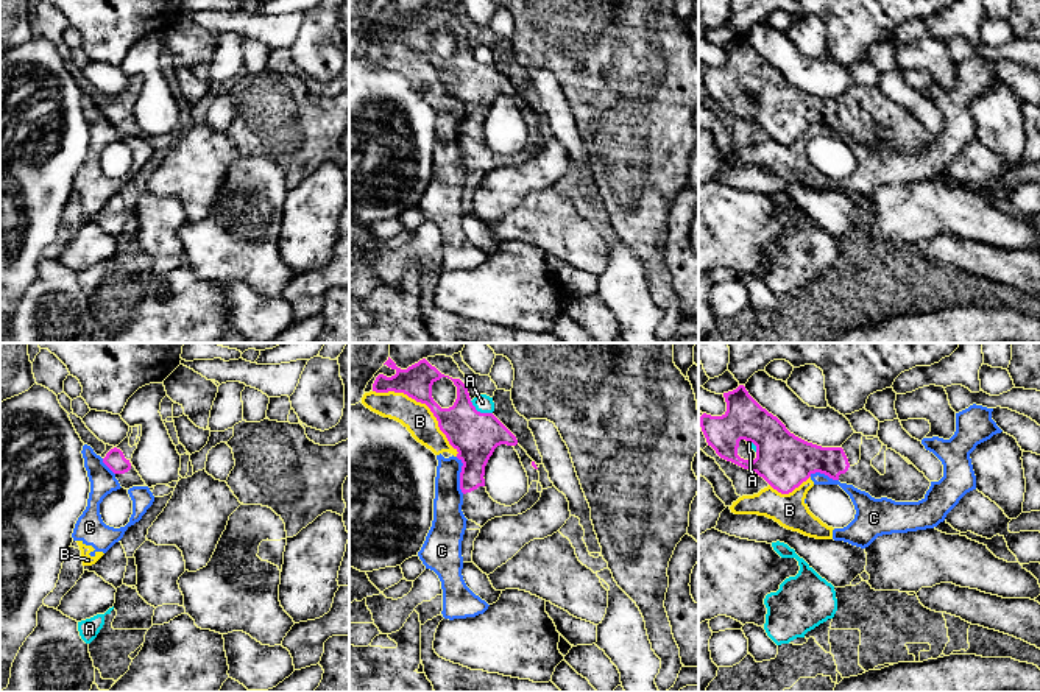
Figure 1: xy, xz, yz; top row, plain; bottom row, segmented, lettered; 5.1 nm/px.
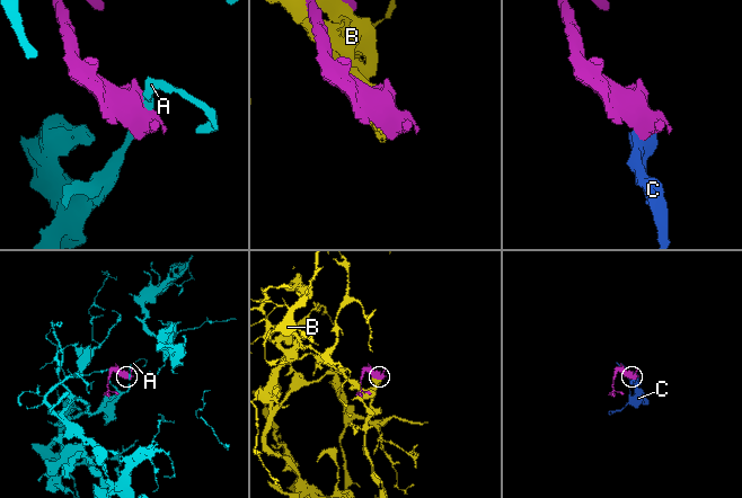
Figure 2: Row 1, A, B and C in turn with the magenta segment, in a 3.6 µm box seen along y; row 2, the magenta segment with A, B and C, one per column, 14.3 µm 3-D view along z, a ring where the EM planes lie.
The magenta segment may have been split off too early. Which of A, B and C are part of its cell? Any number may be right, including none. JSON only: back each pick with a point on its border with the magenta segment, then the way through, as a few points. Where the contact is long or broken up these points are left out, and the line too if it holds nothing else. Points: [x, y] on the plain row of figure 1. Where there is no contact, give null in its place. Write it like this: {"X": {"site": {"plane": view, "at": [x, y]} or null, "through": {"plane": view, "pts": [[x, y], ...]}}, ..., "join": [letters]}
{"join": []}

